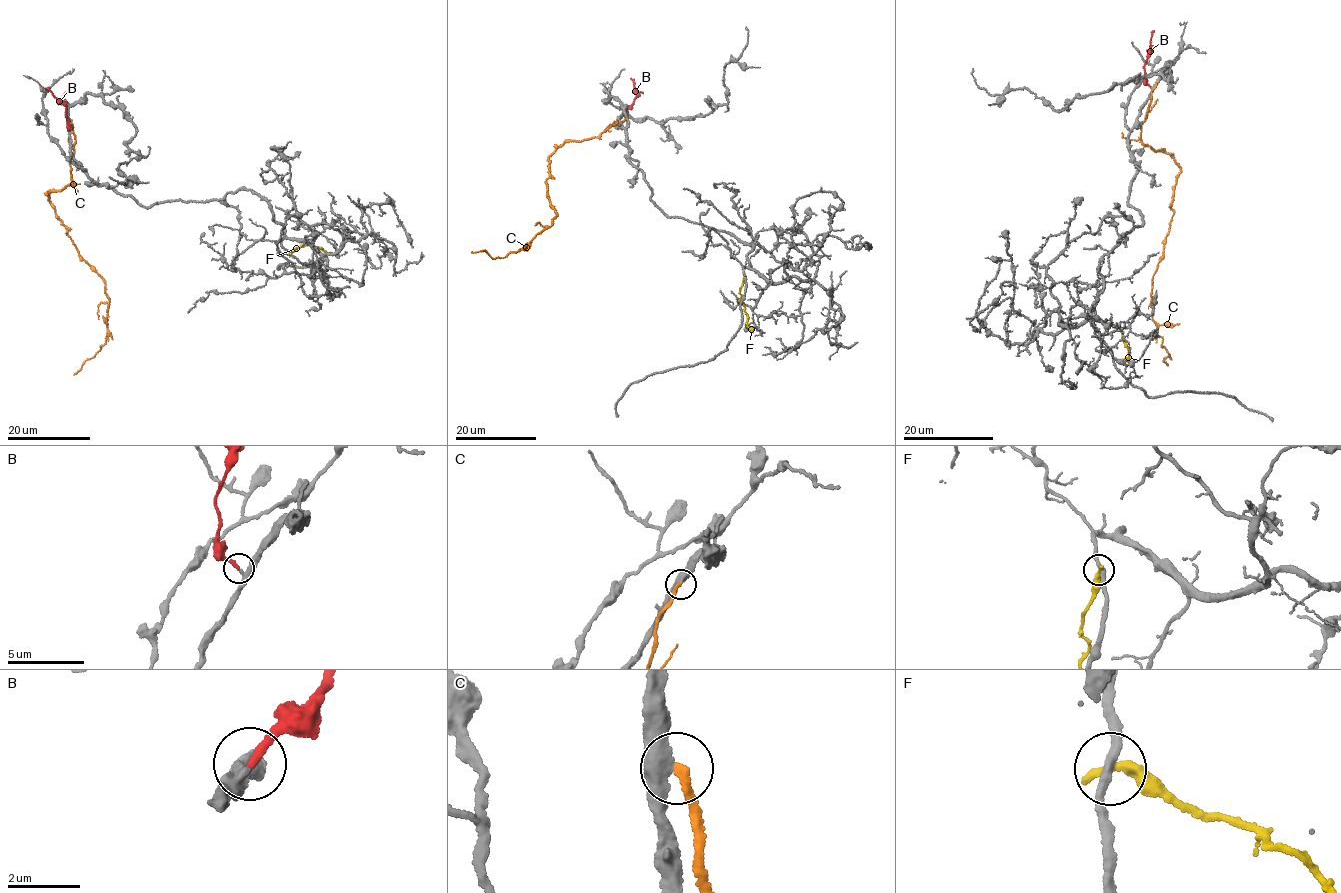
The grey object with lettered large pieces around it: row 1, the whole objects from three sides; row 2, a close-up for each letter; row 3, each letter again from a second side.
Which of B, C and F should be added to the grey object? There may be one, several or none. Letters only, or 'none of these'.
B

